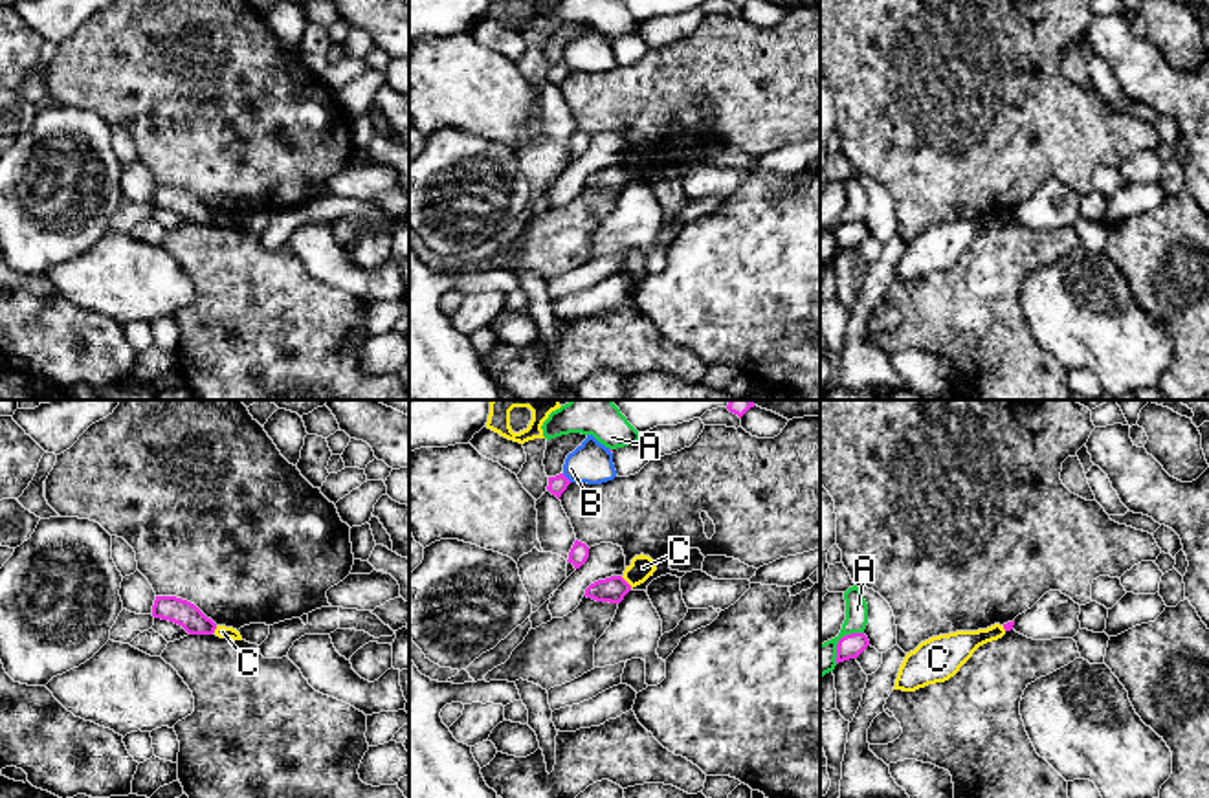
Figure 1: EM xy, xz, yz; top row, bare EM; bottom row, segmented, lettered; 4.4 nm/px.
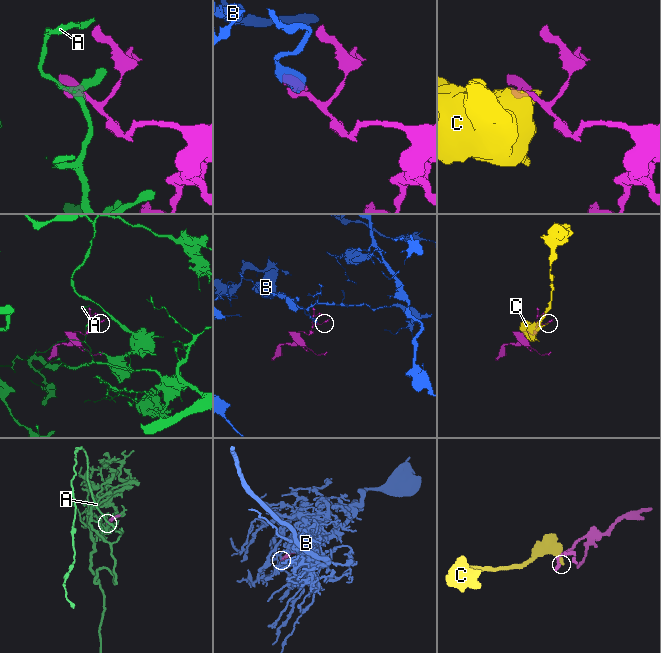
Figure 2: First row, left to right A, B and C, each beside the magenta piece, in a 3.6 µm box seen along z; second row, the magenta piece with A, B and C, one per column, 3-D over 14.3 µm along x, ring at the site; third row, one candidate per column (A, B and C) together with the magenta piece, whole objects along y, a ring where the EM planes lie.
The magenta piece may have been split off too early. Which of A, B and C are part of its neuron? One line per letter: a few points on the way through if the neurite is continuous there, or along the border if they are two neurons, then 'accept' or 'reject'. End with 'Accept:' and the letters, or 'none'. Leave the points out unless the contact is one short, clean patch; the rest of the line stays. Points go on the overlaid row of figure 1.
A: along yz (863, 631), (852, 631), (839, 641), (835, 663) | reject
B: along xz (562, 474), (571, 481) | reject
C: along xz (621, 576), (632, 587) | reject
Accept: none

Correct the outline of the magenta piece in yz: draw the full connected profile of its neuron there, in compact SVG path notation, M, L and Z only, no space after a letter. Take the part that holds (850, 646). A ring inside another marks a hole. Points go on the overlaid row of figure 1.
M851 633L842 637L837 644L837 664L849 659L857 659L868 646L870 640L864 633Z

